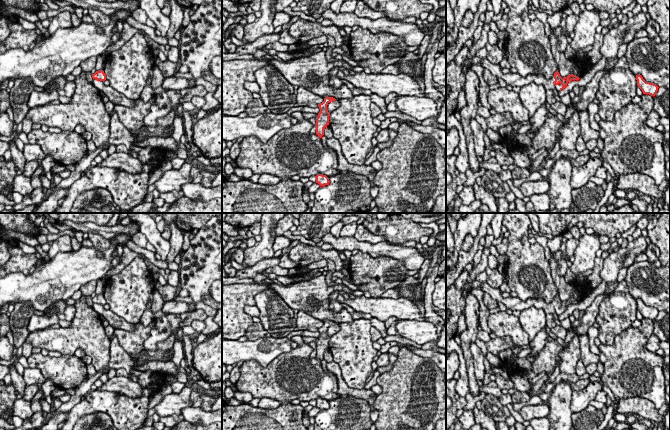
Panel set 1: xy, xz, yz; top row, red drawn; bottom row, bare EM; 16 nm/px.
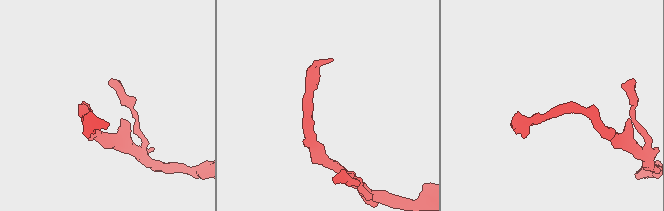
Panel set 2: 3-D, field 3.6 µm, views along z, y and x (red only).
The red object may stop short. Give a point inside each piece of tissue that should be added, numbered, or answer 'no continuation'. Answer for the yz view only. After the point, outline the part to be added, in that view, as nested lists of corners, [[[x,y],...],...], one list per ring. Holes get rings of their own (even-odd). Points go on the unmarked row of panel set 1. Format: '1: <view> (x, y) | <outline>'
1: yz (514, 303) | [[[475,279],[471,283],[471,288],[473,289],[477,287],[480,287],[494,300],[503,303],[507,307],[507,309],[511,309],[512,311],[522,311],[529,308],[530,306],[535,306],[536,308],[542,308],[546,314],[555,313],[554,301],[552,301],[550,304],[547,304],[543,299],[527,299],[526,301],[522,301],[518,297],[503,296],[500,292],[500,288],[493,288],[487,283],[482,284],[477,279]]]

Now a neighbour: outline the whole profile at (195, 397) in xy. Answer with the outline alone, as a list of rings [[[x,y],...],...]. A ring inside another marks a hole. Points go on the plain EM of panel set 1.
[[[193,388],[193,391],[190,395],[190,400],[192,402],[192,407],[200,407],[203,402],[201,398],[201,392],[196,388]]]

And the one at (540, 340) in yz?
[[[545,327],[535,336],[534,340],[530,342],[530,348],[532,349],[530,355],[539,354],[544,348],[545,344],[548,342],[547,338],[549,334],[547,333]]]

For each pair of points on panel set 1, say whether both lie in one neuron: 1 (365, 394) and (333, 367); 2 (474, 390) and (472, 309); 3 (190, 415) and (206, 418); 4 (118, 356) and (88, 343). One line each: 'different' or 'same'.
1: same
2: same
3: same
4: different

